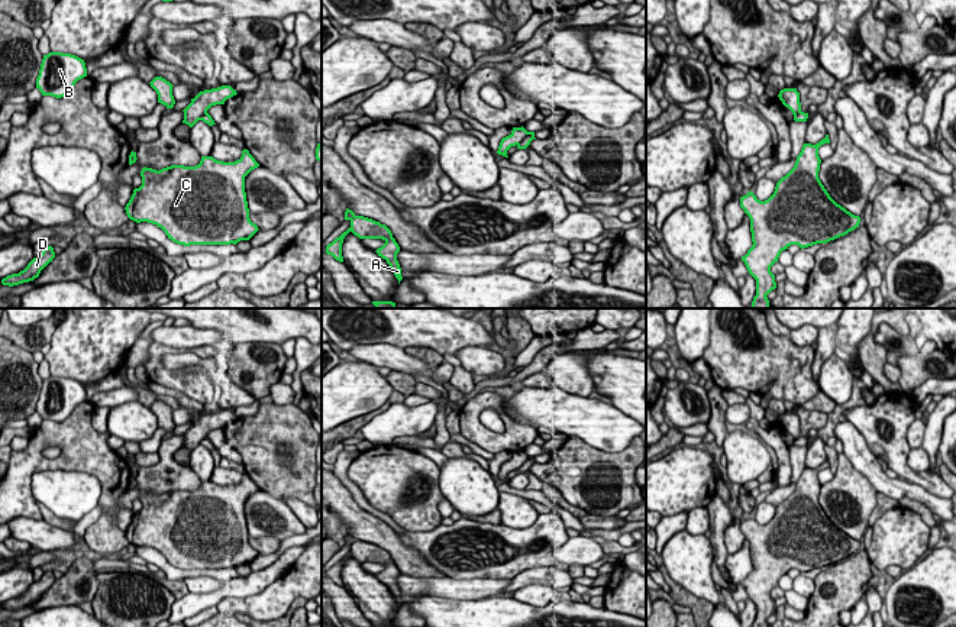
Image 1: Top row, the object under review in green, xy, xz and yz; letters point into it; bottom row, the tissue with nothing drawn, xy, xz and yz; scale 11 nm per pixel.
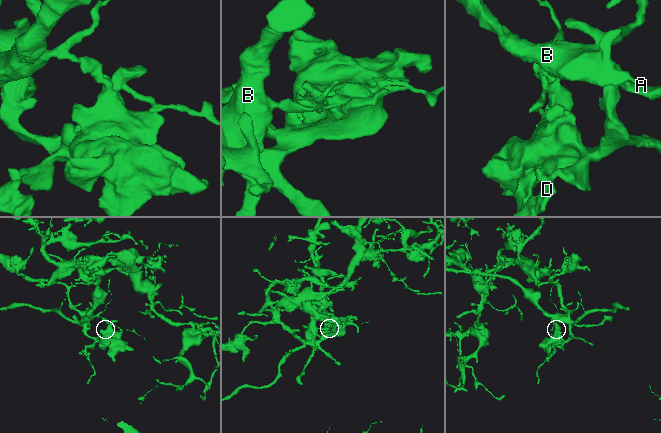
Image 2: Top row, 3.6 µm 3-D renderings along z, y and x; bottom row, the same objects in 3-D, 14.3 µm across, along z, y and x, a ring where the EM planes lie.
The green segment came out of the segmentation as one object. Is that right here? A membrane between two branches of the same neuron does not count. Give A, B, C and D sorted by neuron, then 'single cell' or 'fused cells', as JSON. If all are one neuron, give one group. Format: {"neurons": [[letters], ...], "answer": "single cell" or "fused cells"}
{"neurons": [["A", "C", "D"], ["B"]], "answer": "fused cells"}

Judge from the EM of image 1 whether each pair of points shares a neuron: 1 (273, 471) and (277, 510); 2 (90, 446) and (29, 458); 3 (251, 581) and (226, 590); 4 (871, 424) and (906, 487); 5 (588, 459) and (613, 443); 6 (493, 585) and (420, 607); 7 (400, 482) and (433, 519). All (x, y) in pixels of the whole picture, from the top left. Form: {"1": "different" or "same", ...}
{"1": "different", "2": "same", "3": "same", "4": "different", "5": "different", "6": "different", "7": "same"}

